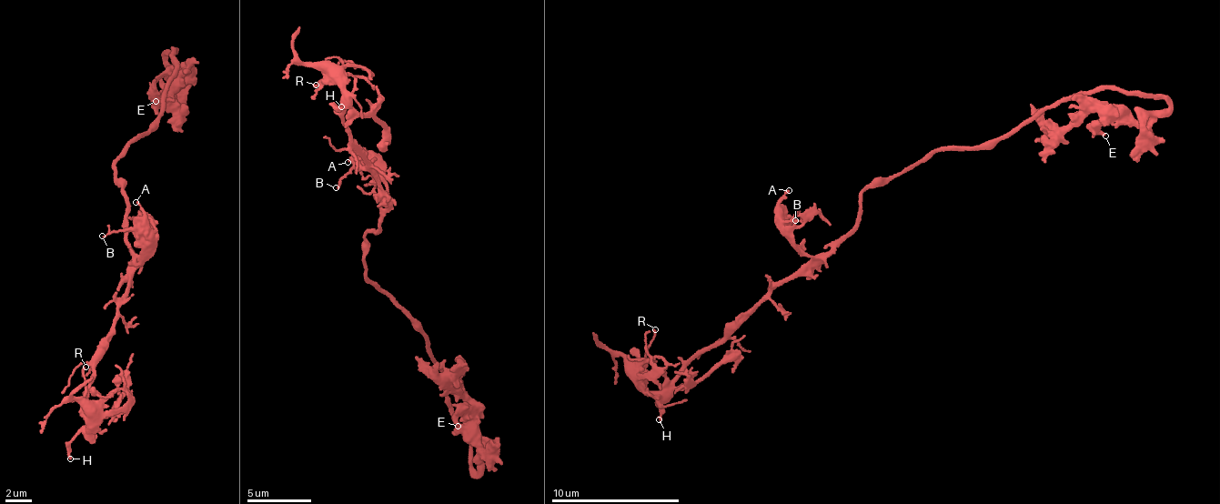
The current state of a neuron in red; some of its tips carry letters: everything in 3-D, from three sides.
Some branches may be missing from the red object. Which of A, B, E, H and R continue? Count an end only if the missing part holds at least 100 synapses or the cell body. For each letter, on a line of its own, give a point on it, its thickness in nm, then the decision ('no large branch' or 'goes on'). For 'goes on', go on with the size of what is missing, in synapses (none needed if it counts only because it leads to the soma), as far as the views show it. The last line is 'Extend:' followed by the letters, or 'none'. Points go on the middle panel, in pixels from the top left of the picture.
A: place (347, 162); calibre 200 nm; no large branch
B: place (336, 187); calibre 170 nm; no large branch
E: place (458, 426); calibre 360 nm; no large branch
H: place (341, 106); calibre 280 nm; no large branch
R: place (316, 85); calibre 160 nm; no large branch
Extend: none

